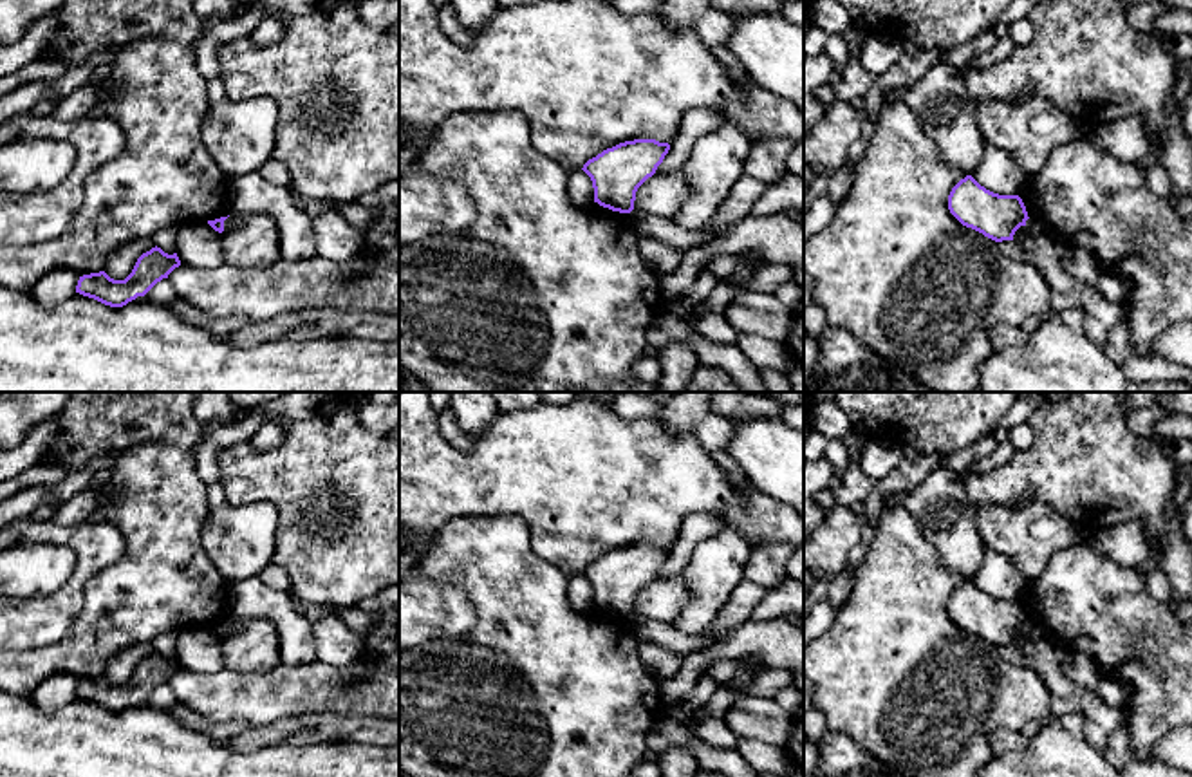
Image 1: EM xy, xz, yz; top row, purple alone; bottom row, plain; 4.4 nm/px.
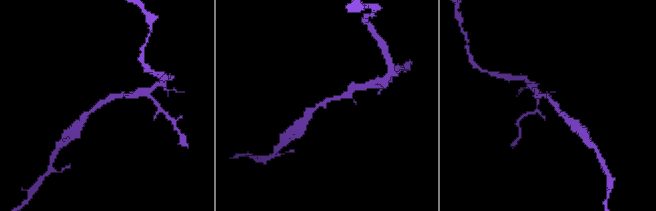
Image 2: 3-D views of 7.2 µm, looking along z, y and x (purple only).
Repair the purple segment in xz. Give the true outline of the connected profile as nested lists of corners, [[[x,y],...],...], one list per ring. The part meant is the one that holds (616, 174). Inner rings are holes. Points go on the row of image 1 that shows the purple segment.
[[[634,139],[603,150],[583,164],[594,188],[594,202],[619,213],[634,210],[638,188],[656,173],[670,145]]]

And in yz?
[[[966,175],[952,188],[948,210],[963,226],[995,242],[1013,240],[1015,231],[1026,226],[1029,219],[1019,195],[993,193],[972,175]]]

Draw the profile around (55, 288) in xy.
[[[56,269],[43,275],[31,289],[34,300],[52,309],[76,295],[79,275],[69,269]]]

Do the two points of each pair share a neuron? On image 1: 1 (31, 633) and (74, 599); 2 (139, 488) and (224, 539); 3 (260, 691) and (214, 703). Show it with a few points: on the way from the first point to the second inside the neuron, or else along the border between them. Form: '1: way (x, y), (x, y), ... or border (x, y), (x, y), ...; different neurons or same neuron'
1: way (42, 622), (64, 604); same neuron
2: border (210, 510), (201, 533), (201, 544), (215, 568); different neurons
3: way (250, 696), (224, 696); same neuron

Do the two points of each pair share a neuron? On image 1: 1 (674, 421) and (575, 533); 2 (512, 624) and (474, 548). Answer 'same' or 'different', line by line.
1: different
2: same

